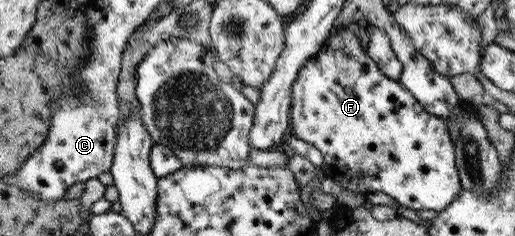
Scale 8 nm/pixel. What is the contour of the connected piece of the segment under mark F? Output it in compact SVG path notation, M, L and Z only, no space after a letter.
M343 30L342 32L331 31L331 35L327 39L327 43L323 48L311 59L308 59L300 73L298 79L292 86L291 109L290 109L290 133L311 143L316 149L322 152L324 164L320 167L325 178L330 178L332 181L340 183L342 187L350 189L359 195L370 195L372 193L384 193L391 199L394 199L400 206L416 210L432 210L435 212L443 211L452 201L461 193L461 181L455 165L455 147L450 132L448 130L449 123L446 119L428 113L418 100L412 95L411 91L404 89L399 81L390 79L384 75L380 68L370 57L368 53L363 51L360 40L356 35Z

